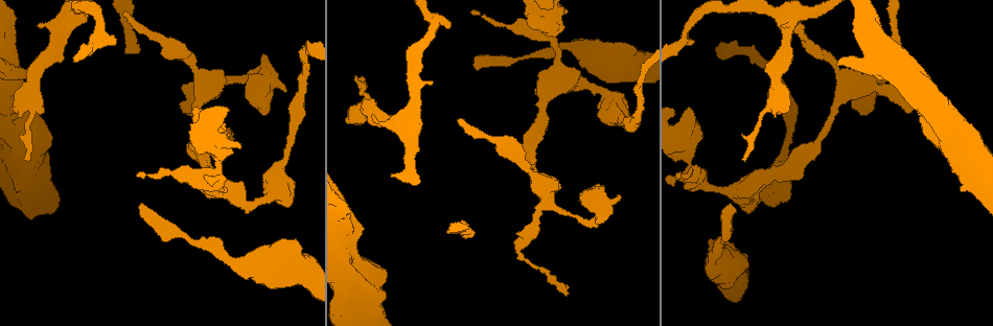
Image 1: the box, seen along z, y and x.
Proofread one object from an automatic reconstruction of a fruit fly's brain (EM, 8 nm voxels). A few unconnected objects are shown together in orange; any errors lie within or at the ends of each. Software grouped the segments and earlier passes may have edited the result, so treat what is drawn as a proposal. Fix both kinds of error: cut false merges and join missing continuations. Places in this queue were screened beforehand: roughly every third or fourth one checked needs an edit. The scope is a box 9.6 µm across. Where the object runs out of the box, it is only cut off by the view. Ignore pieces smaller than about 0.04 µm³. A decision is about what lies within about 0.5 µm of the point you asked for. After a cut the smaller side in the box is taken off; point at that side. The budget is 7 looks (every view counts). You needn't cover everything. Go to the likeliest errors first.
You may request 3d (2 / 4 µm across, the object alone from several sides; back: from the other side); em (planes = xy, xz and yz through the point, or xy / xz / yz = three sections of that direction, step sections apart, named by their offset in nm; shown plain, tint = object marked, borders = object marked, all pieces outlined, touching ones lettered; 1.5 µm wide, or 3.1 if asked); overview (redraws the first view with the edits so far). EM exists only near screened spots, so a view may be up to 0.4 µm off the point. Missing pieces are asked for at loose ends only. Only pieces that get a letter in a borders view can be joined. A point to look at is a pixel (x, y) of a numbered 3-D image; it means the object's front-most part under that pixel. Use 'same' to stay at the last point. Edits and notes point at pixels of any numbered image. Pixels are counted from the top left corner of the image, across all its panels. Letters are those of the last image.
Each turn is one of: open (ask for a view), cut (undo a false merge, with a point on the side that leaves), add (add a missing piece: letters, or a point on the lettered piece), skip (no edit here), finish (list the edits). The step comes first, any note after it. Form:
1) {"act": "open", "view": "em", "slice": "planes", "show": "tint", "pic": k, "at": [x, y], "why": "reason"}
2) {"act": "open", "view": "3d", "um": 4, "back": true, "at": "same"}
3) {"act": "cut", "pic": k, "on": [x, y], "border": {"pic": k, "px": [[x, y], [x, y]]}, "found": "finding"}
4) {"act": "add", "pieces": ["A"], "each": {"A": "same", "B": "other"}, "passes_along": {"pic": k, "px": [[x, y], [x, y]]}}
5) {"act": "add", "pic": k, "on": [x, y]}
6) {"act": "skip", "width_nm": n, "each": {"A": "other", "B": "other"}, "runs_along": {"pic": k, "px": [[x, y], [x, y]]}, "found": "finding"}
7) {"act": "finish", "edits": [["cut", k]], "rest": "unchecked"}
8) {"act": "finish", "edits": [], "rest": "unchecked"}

{"act": "open", "view": "3d", "um": 2, "pic": 1, "at": [731, 203]}

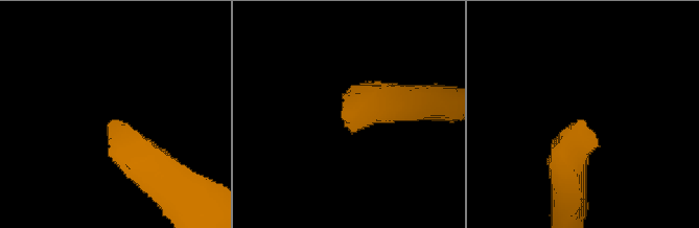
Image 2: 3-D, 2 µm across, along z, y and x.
{"act": "open", "view": "em", "slice": "xz", "step": 8, "show": "borders", "pic": 2, "at": [112, 122], "why": "shape alone is not enough"}

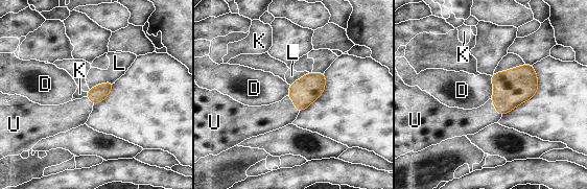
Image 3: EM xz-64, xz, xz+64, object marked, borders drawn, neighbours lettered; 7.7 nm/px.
{"act": "open", "view": "em", "slice": "planes", "show": "borders", "at": "same", "why": "another direction"}

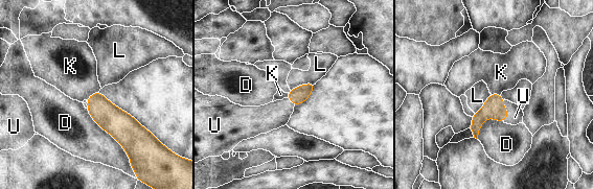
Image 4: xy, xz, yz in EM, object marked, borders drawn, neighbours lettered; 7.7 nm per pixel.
{"act": "add", "pieces": ["U"], "each": {"D": "other", "K": "other", "L": "other", "U": "same"}, "passes_along": {"pic": 4, "px": [[494, 108], [507, 111], [515, 117]]}, "found": "it goes on there"}

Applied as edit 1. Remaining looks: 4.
{"act": "open", "view": "overview"}

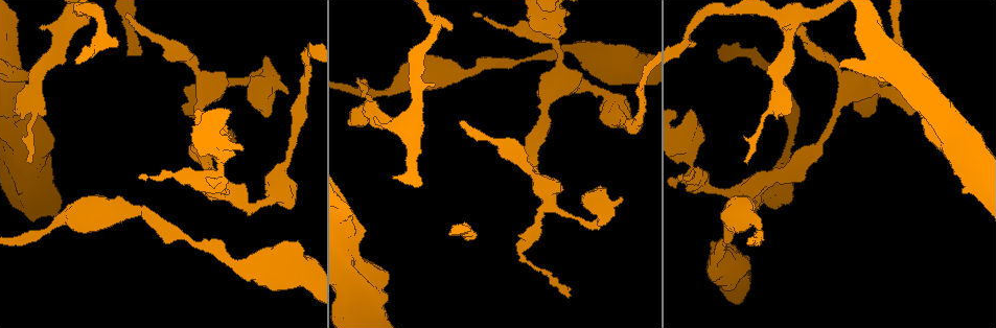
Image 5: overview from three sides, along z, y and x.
{"act": "open", "view": "em", "slice": "planes", "show": "borders", "pic": 5, "at": [790, 109], "why": "stops while still wide"}

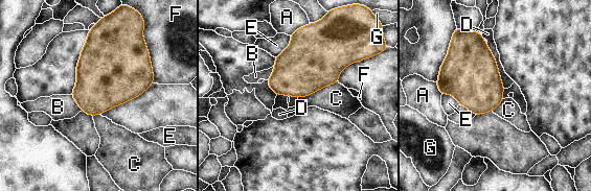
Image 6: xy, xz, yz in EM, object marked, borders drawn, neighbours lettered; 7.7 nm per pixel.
{"act": "skip", "longest_contact_nm": ["D", 380], "each": {"A": "other", "B": "other", "C": "other", "D": "other", "E": "other", "F": "other", "G": "other"}, "border": {"pic": 6, "px": [[338, 81], [298, 98]]}, "found": "no lettered piece goes on from it"}

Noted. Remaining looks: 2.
{"act": "open", "view": "3d", "um": 4, "pic": 5, "at": [881, 88], "why": "thick turns thin"}

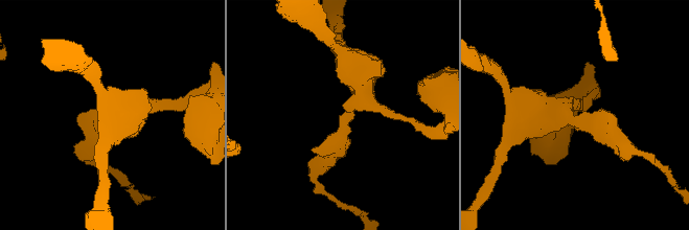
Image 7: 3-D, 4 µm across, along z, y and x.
{"act": "open", "view": "em", "slice": "planes", "show": "borders", "pic": 7, "at": [346, 111], "arms": 3, "arm_widths_nm": [160, 320, 500]}

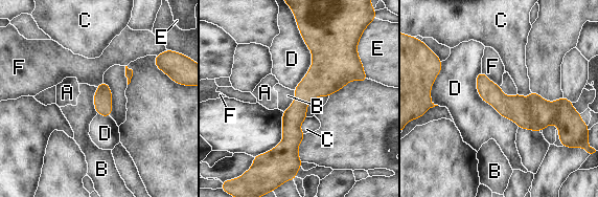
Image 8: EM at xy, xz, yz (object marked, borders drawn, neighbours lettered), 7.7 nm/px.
{"act": "skip", "width_nm": 150, "each": {"A": "other", "B": "other", "C": "other", "D": "other", "E": "other", "F": "other"}, "found": "all the same cell"}

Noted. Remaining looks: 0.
{"act": "finish", "edits": [["add", 4]], "rest": "unchecked"}

